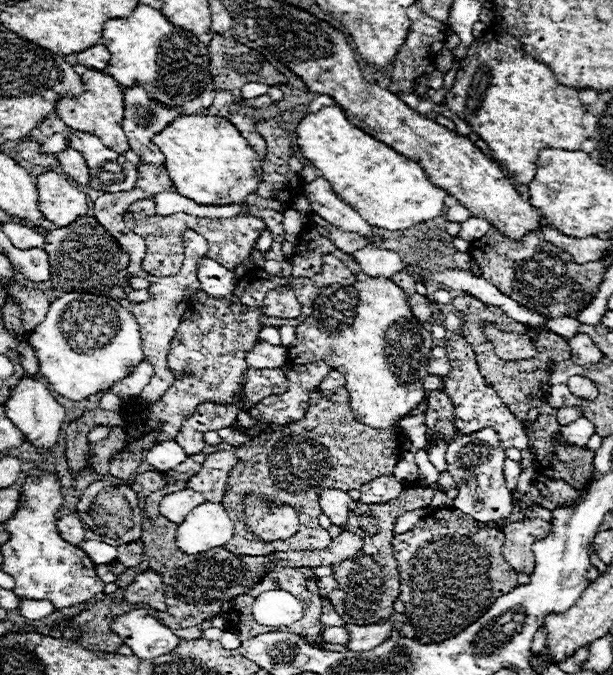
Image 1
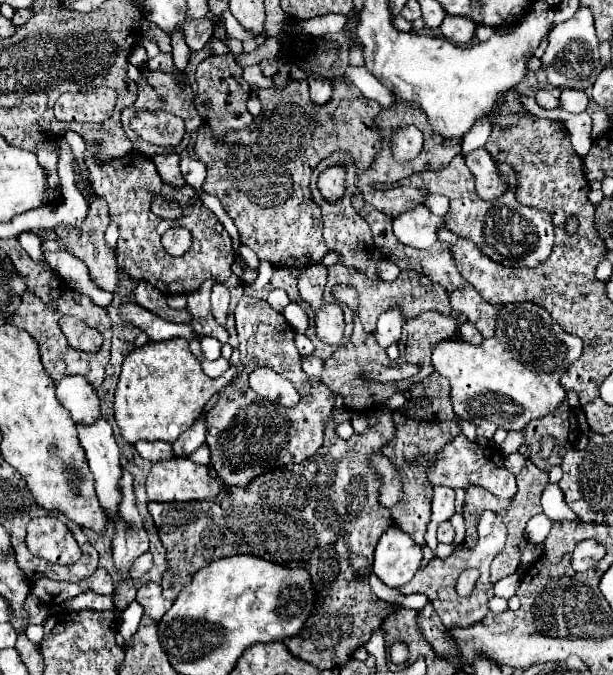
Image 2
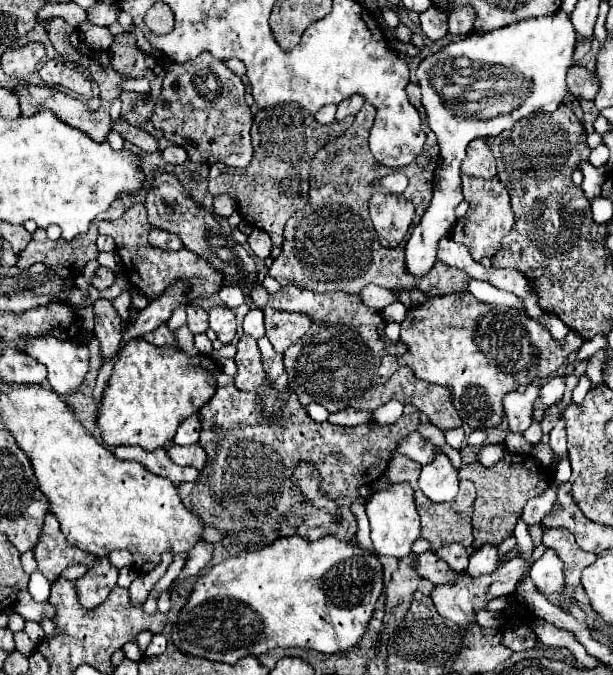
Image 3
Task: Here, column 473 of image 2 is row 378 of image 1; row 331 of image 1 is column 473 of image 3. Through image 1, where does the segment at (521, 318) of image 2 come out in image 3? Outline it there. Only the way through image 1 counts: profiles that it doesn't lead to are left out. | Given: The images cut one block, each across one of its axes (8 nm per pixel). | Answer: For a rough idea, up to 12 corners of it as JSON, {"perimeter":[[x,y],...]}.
{"perimeter":[[470,292],[408,308],[400,358],[446,386],[468,426],[554,374],[564,346],[530,316]]}

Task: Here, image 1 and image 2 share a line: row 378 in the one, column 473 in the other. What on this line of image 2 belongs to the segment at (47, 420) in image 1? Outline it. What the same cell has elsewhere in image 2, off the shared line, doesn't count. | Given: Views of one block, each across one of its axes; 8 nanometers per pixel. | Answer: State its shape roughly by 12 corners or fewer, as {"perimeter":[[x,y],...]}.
{"perimeter":[[446,16],[442,34],[468,44],[478,24],[466,16]]}

